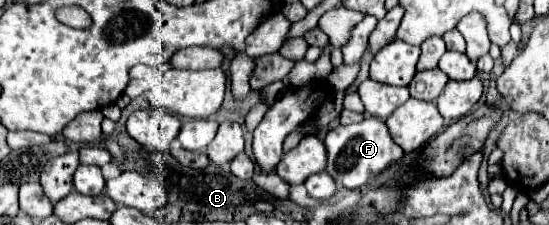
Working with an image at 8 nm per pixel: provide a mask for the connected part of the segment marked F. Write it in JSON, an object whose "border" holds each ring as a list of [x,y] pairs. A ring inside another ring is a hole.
{"border":[[[367,116],[359,124],[349,124],[349,126],[337,124],[335,128],[331,128],[327,132],[325,146],[327,146],[327,154],[329,154],[325,170],[345,188],[359,188],[363,184],[369,184],[387,166],[391,166],[403,158],[403,150],[391,140],[385,122],[379,118],[373,118],[373,116]]]}

